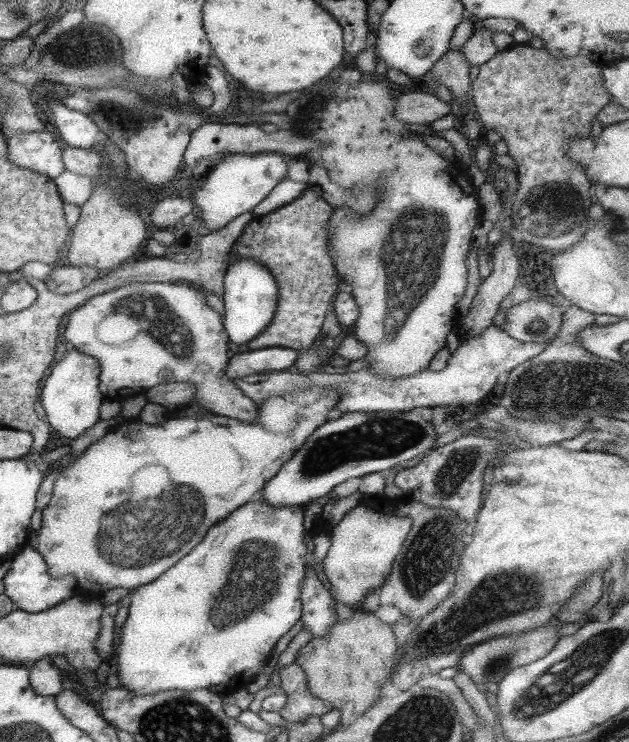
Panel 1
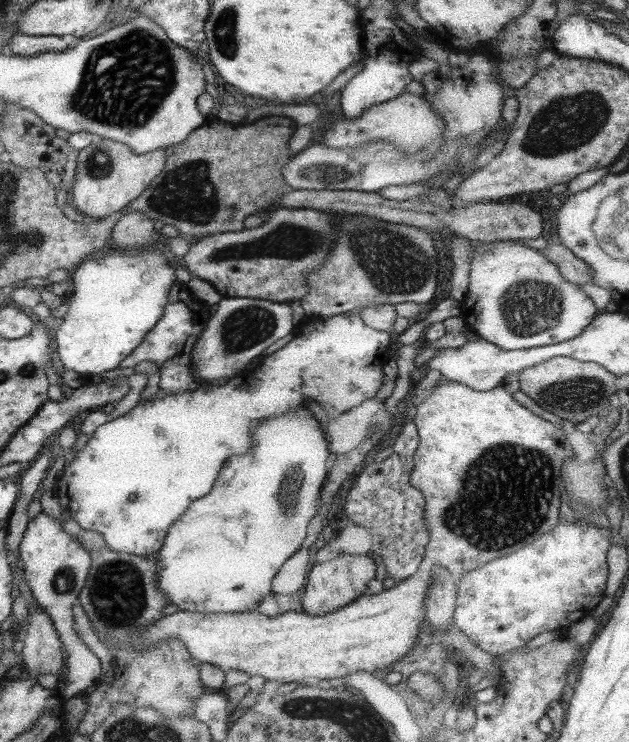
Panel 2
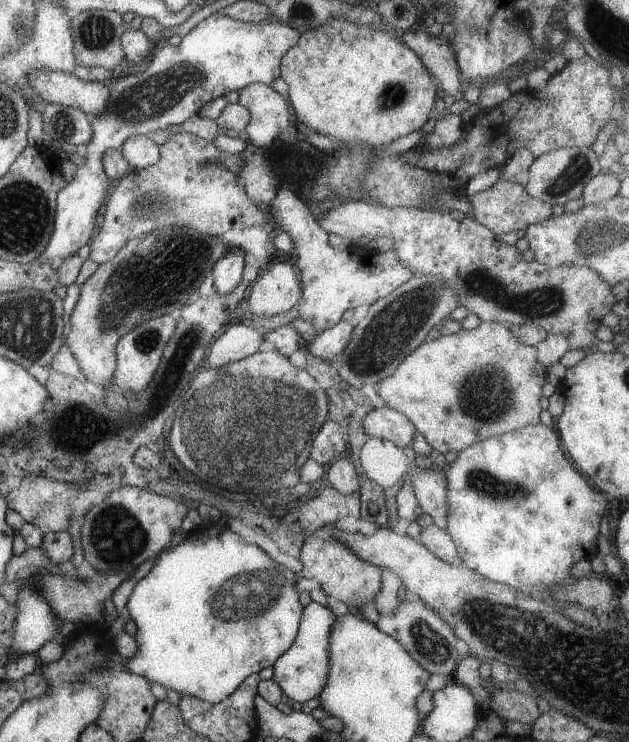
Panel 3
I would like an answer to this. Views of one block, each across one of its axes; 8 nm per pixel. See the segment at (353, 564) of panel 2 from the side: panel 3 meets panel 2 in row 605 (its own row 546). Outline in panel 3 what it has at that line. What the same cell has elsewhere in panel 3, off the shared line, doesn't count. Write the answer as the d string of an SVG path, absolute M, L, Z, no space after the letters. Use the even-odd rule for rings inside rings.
M326 526L321 530L314 531L310 536L305 538L301 544L299 560L302 565L302 570L299 576L305 579L315 578L323 589L324 594L330 602L341 601L349 610L357 611L359 605L364 602L373 600L380 590L382 571L379 567L371 565L369 562L363 561L359 556L356 556L347 546L344 546L335 537L332 537L331 526Z

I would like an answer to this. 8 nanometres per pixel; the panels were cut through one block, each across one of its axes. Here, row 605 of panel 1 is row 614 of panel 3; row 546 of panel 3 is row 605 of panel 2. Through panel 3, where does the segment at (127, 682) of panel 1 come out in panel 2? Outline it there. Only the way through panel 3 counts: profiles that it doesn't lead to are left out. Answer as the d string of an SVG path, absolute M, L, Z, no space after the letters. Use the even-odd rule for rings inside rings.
M308 410L286 412L283 416L281 416L281 414L270 416L270 418L266 418L266 420L260 422L260 424L252 430L251 440L252 447L250 450L245 454L236 454L230 459L228 458L227 462L220 468L211 490L200 499L189 503L184 513L179 516L177 520L174 520L174 523L171 524L171 527L167 530L167 536L165 536L163 546L156 552L156 586L161 588L161 593L167 597L169 605L173 604L173 606L177 607L177 611L199 613L201 615L205 615L209 612L211 612L211 614L216 614L217 612L231 612L231 614L234 614L257 607L261 597L272 595L269 582L277 575L283 562L285 562L289 556L299 551L301 543L307 537L307 524L309 524L309 520L316 514L317 498L324 484L324 479L326 478L325 460L327 460L327 456L329 456L330 453L328 443L324 440L324 435L321 432L318 422Z

